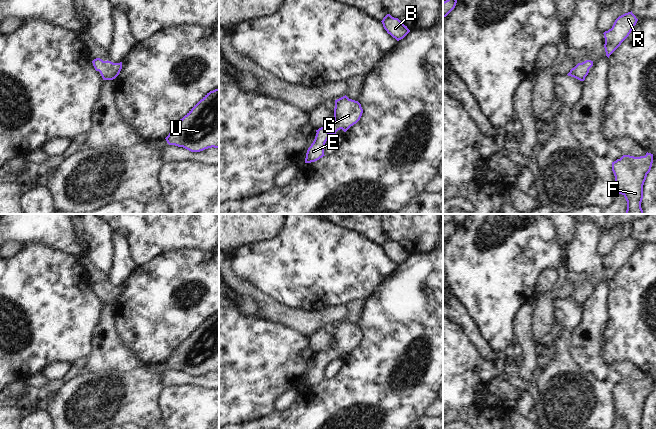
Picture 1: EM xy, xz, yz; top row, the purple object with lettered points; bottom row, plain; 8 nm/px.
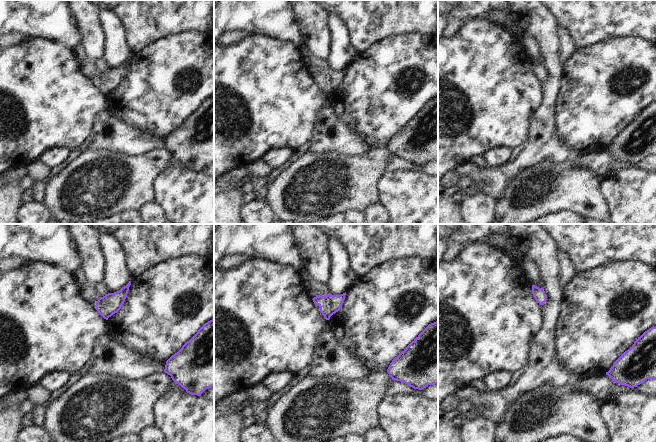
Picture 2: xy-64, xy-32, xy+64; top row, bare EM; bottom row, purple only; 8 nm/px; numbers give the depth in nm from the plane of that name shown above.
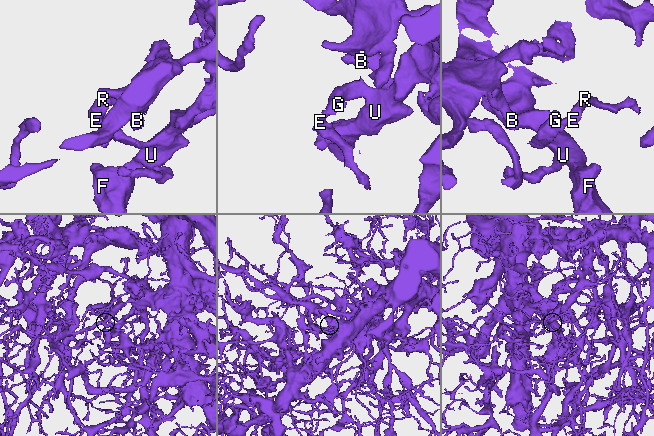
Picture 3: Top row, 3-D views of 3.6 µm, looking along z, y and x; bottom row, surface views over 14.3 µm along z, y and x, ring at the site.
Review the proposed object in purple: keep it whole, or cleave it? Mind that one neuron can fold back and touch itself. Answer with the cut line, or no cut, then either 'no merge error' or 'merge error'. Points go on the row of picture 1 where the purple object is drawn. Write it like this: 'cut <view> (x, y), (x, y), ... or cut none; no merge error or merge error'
cut none; no merge error

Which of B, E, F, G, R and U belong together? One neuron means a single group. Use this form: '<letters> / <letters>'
B E F G R U

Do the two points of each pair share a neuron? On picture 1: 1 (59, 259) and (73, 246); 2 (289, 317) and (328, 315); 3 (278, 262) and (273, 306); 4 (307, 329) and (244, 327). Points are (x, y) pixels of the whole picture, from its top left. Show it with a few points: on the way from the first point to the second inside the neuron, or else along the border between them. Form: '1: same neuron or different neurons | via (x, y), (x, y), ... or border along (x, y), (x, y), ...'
1: different neurons | border along (44, 244), (78, 257)
2: same neuron | via (299, 318), (318, 318)
3: different neurons | border along (254, 287), (281, 303), (296, 309)
4: different neurons | border along (272, 321), (292, 327), (308, 339)

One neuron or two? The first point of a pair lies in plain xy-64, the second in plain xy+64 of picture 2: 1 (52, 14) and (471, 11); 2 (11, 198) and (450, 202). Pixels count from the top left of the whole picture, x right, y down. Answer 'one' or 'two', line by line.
1: one
2: one

